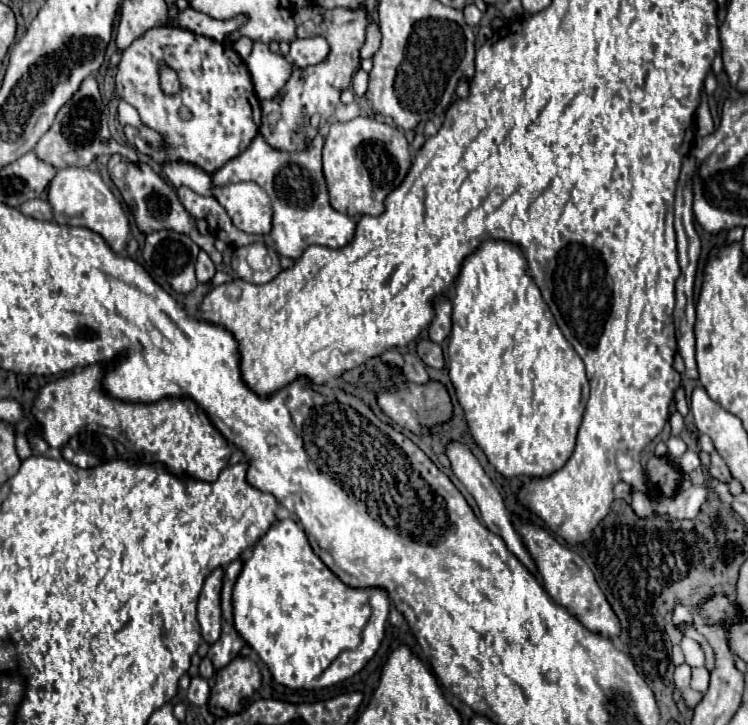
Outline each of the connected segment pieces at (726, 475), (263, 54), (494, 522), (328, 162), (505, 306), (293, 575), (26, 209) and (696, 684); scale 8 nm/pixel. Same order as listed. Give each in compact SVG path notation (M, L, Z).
M717 451L711 453L711 469L709 471L719 481L731 481L731 471L729 471L727 463L723 461L723 457Z
M253 43L253 51L245 63L259 99L273 99L285 87L295 69L289 57L273 53L267 43Z
M451 441L451 443L445 447L445 455L447 455L449 461L451 461L451 471L455 473L455 477L467 487L467 491L469 491L469 493L473 495L473 499L477 501L479 511L481 511L481 519L483 519L485 527L487 527L489 531L493 531L495 535L499 535L499 537L505 541L505 545L509 547L509 551L511 551L531 573L537 573L531 555L527 553L527 549L525 549L525 545L523 545L519 533L517 533L515 527L511 525L511 517L509 517L505 505L503 505L503 499L501 499L499 491L495 489L495 485L491 483L491 479L485 475L485 471L483 471L483 467L481 467L481 463L477 461L477 457L475 457L469 449L465 449L465 445L459 443L459 441Z
M357 117L347 123L333 123L323 147L323 173L331 205L351 217L381 215L387 195L397 189L411 169L409 143L405 135L371 117Z
M485 241L473 255L469 255L465 259L463 269L459 273L459 279L455 283L453 317L451 317L453 319L453 331L451 331L451 339L449 339L449 377L451 377L451 383L455 387L457 401L463 407L465 421L469 425L469 433L471 433L473 441L481 447L481 451L487 455L489 463L507 479L527 475L527 473L535 473L531 477L541 479L541 477L549 477L555 471L559 471L567 463L567 459L571 457L571 453L575 449L577 429L581 425L585 403L589 399L589 381L585 377L585 365L583 365L581 357L575 353L575 349L567 343L567 339L563 339L563 333L559 331L559 327L555 327L555 319L553 319L551 311L547 311L547 305L543 303L539 289L535 287L533 279L525 273L525 269L527 269L527 261L525 261L521 249L507 243L507 241Z
M293 519L271 525L259 539L253 555L243 563L243 571L233 587L235 629L251 645L261 661L269 667L273 679L289 689L325 689L341 683L335 669L343 677L359 673L381 645L391 601L379 589L351 589L313 553L305 531Z
M31 199L27 203L23 203L21 207L21 213L33 217L33 219L43 219L43 221L51 221L53 219L53 213L47 209L47 203L41 201L41 199Z
M705 667L693 669L693 679L691 679L691 687L699 693L705 693L709 689L709 671Z

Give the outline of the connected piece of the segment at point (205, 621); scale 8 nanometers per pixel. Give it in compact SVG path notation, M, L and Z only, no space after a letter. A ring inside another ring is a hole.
M215 569L203 583L197 619L201 625L203 639L211 645L221 635L221 585L223 585L223 569Z

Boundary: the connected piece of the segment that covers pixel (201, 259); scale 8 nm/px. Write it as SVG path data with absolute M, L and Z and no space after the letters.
M201 251L197 257L197 281L209 283L213 279L213 275L215 275L215 265L209 259L209 255L205 251Z

